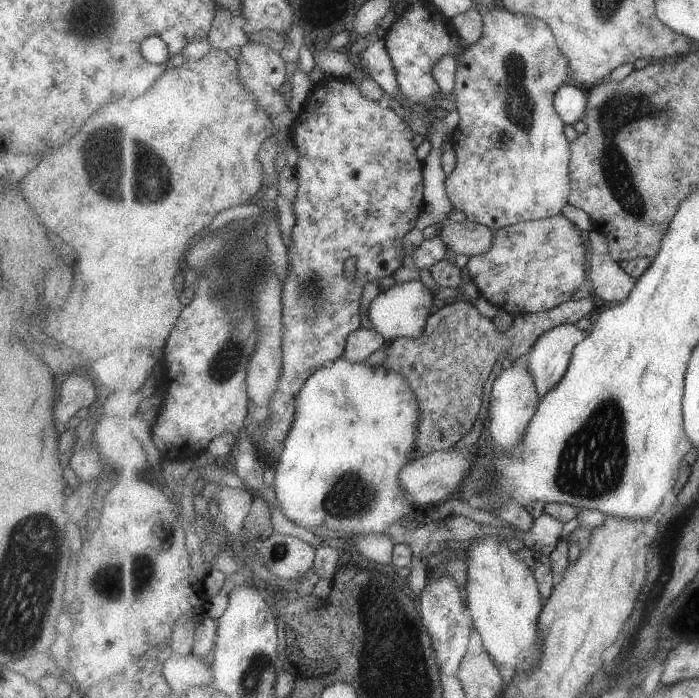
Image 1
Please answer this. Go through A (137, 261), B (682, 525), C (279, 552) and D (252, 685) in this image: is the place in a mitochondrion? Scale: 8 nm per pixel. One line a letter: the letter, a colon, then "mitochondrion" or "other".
A: other
B: mitochondrion
C: mitochondrion
D: mitochondrion

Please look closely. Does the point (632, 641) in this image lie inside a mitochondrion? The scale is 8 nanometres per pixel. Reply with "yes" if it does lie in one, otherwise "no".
no

